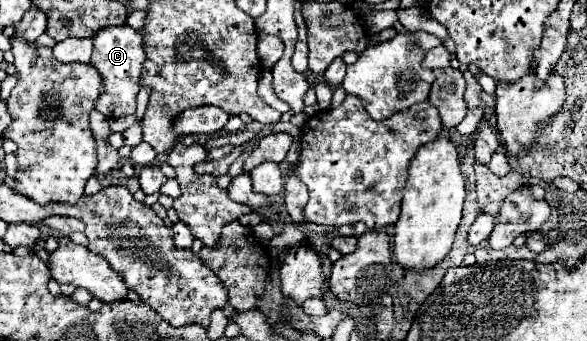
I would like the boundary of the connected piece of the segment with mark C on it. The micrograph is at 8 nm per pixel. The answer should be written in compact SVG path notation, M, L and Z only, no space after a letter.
M120 25L112 29L100 29L96 37L92 37L94 51L90 57L90 65L98 69L104 81L104 93L96 101L96 111L104 113L106 117L122 117L136 111L136 93L138 93L138 79L144 63L144 49L142 49L142 33L132 27Z

